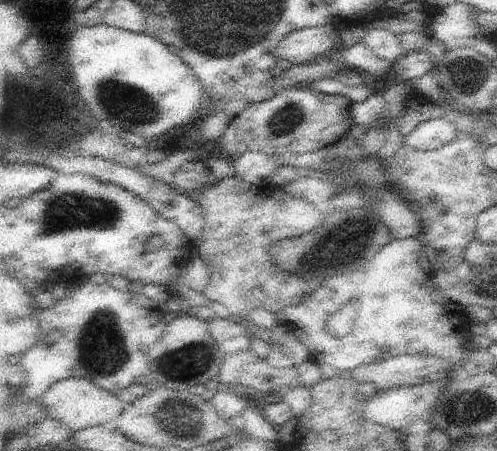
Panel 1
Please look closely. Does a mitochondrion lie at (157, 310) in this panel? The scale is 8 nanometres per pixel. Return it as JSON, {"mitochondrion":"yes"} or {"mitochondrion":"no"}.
{"mitochondrion":"no"}

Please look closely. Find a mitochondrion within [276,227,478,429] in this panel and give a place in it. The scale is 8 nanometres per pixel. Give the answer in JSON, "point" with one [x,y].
{"point":[458,411]}

